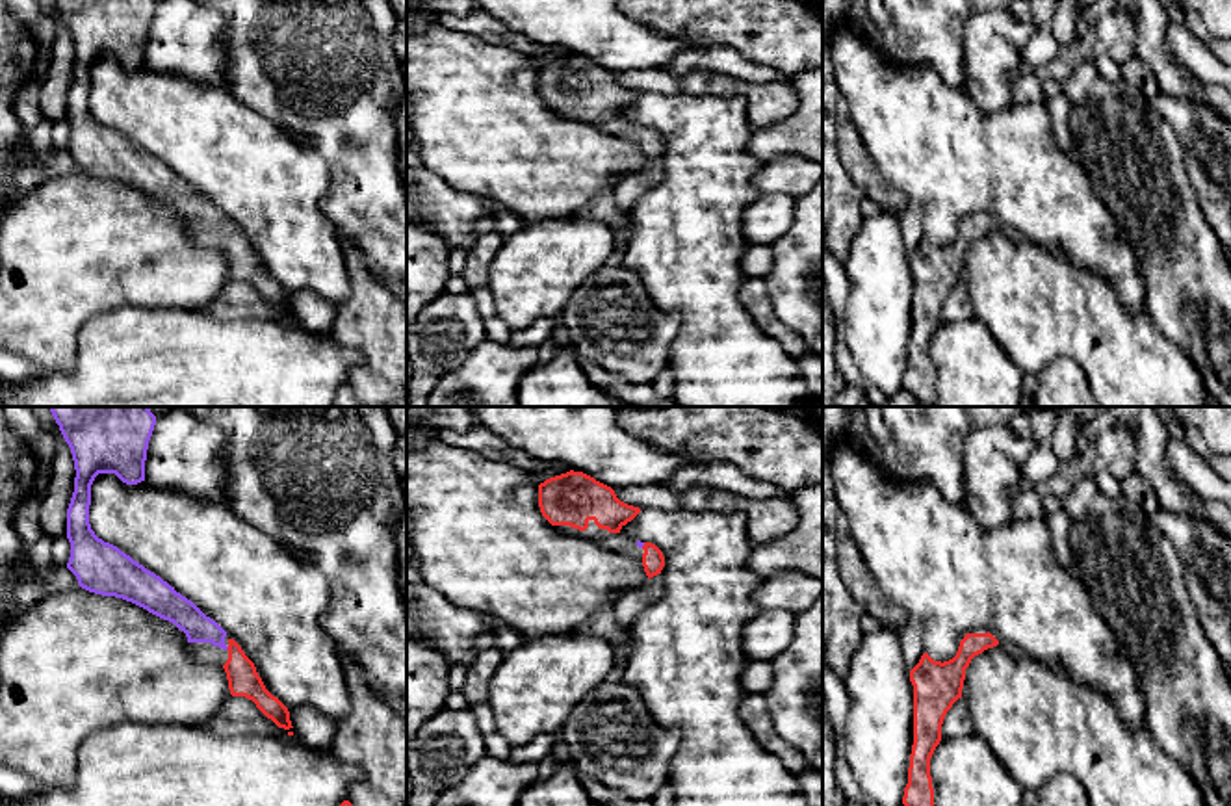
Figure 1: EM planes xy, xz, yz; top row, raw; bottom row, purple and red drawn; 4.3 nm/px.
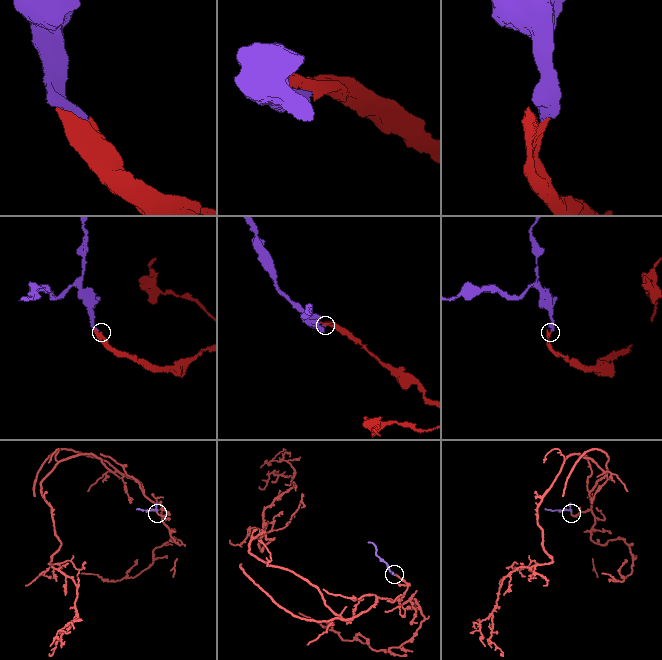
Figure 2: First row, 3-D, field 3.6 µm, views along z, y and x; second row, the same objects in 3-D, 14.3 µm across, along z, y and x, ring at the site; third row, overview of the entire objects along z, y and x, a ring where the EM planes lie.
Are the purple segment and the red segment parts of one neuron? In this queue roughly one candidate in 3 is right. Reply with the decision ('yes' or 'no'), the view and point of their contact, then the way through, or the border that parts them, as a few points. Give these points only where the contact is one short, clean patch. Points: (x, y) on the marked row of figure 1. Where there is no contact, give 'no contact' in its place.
yes; meets purple in xz at (643, 545); runs through xz (639, 543), (643, 545), (652, 554), (652, 559)

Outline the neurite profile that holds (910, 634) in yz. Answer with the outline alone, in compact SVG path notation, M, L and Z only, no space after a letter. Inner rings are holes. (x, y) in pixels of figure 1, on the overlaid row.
M908 617L908 622L899 630L899 637L901 637L901 650L904 654L904 663L912 670L925 654L923 624L915 617Z

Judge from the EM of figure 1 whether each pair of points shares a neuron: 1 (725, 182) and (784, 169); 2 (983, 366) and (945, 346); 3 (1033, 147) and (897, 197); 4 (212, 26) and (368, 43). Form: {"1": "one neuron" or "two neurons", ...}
{"1": "two neurons", "2": "one neuron", "3": "two neurons", "4": "two neurons"}

